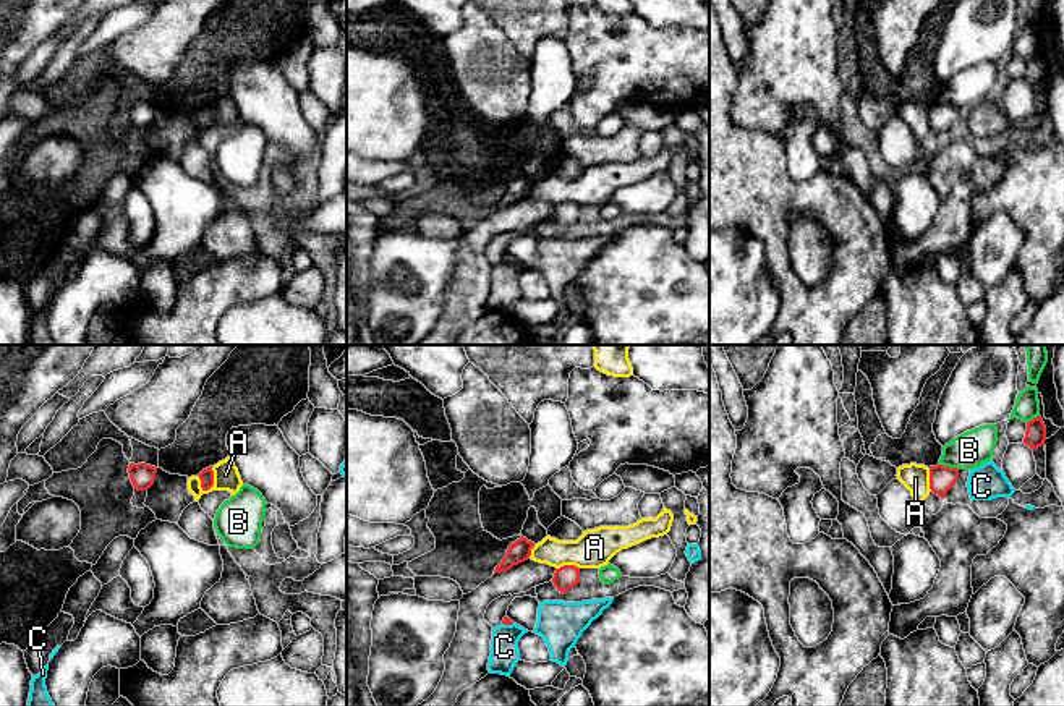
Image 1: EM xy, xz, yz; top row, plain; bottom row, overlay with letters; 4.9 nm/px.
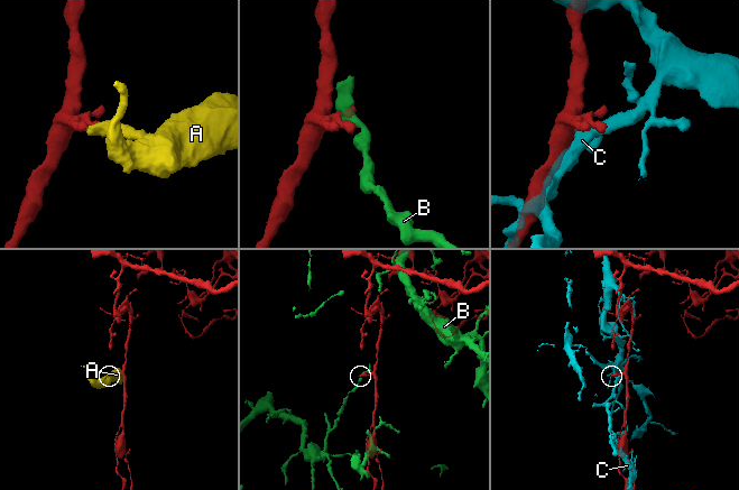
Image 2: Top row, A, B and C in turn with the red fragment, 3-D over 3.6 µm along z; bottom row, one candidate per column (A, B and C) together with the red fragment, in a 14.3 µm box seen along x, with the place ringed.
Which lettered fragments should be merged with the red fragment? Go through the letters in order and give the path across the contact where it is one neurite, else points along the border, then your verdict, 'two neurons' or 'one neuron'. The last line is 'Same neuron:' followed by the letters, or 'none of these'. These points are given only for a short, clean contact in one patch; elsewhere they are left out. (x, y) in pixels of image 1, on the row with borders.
A: two neurons
B: two neurons
C: two neurons
Same neuron: none of these

